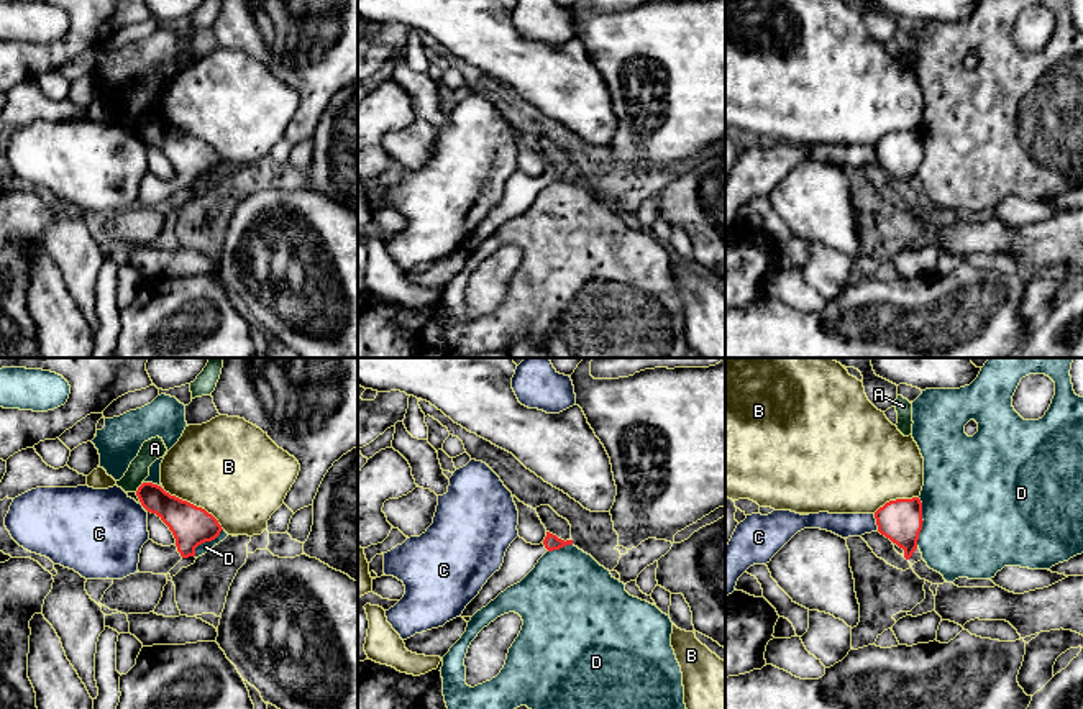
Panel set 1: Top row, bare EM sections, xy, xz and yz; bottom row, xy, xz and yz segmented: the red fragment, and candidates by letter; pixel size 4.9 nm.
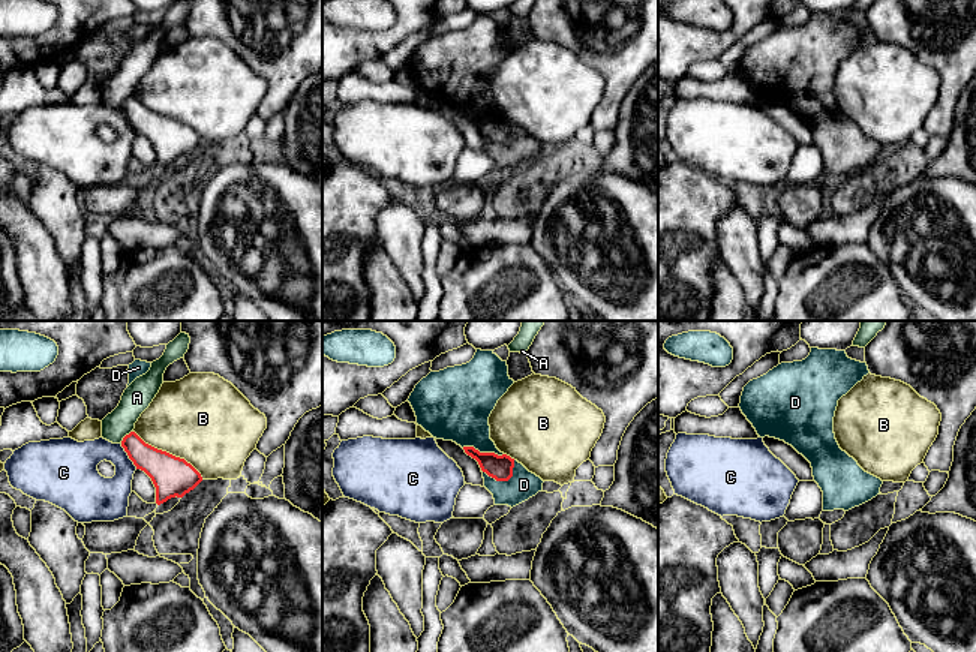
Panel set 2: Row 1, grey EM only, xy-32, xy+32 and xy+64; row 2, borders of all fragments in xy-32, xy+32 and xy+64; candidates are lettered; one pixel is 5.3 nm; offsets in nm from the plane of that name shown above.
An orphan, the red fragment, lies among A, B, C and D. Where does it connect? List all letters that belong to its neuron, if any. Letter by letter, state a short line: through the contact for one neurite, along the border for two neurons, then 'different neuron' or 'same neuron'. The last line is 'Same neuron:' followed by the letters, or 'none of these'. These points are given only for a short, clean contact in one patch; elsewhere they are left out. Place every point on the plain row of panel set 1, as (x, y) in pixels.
A: xy (143, 115), (135, 123) | different neuron
B: xy (163, 122), (204, 140), (223, 161) | different neuron
C: yz (873, 146), (878, 163) | different neuron
D: different neuron
Same neuron: none of these

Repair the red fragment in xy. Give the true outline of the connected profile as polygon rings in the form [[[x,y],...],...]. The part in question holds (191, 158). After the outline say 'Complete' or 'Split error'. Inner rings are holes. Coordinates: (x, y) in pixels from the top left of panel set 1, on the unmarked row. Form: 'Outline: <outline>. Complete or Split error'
Outline: [[[143,115],[136,128],[141,138],[156,146],[176,171],[171,179],[148,172],[139,185],[139,205],[169,207],[182,190],[195,189],[199,177],[215,172],[223,162],[205,141],[171,128],[158,117]]]. Split error

